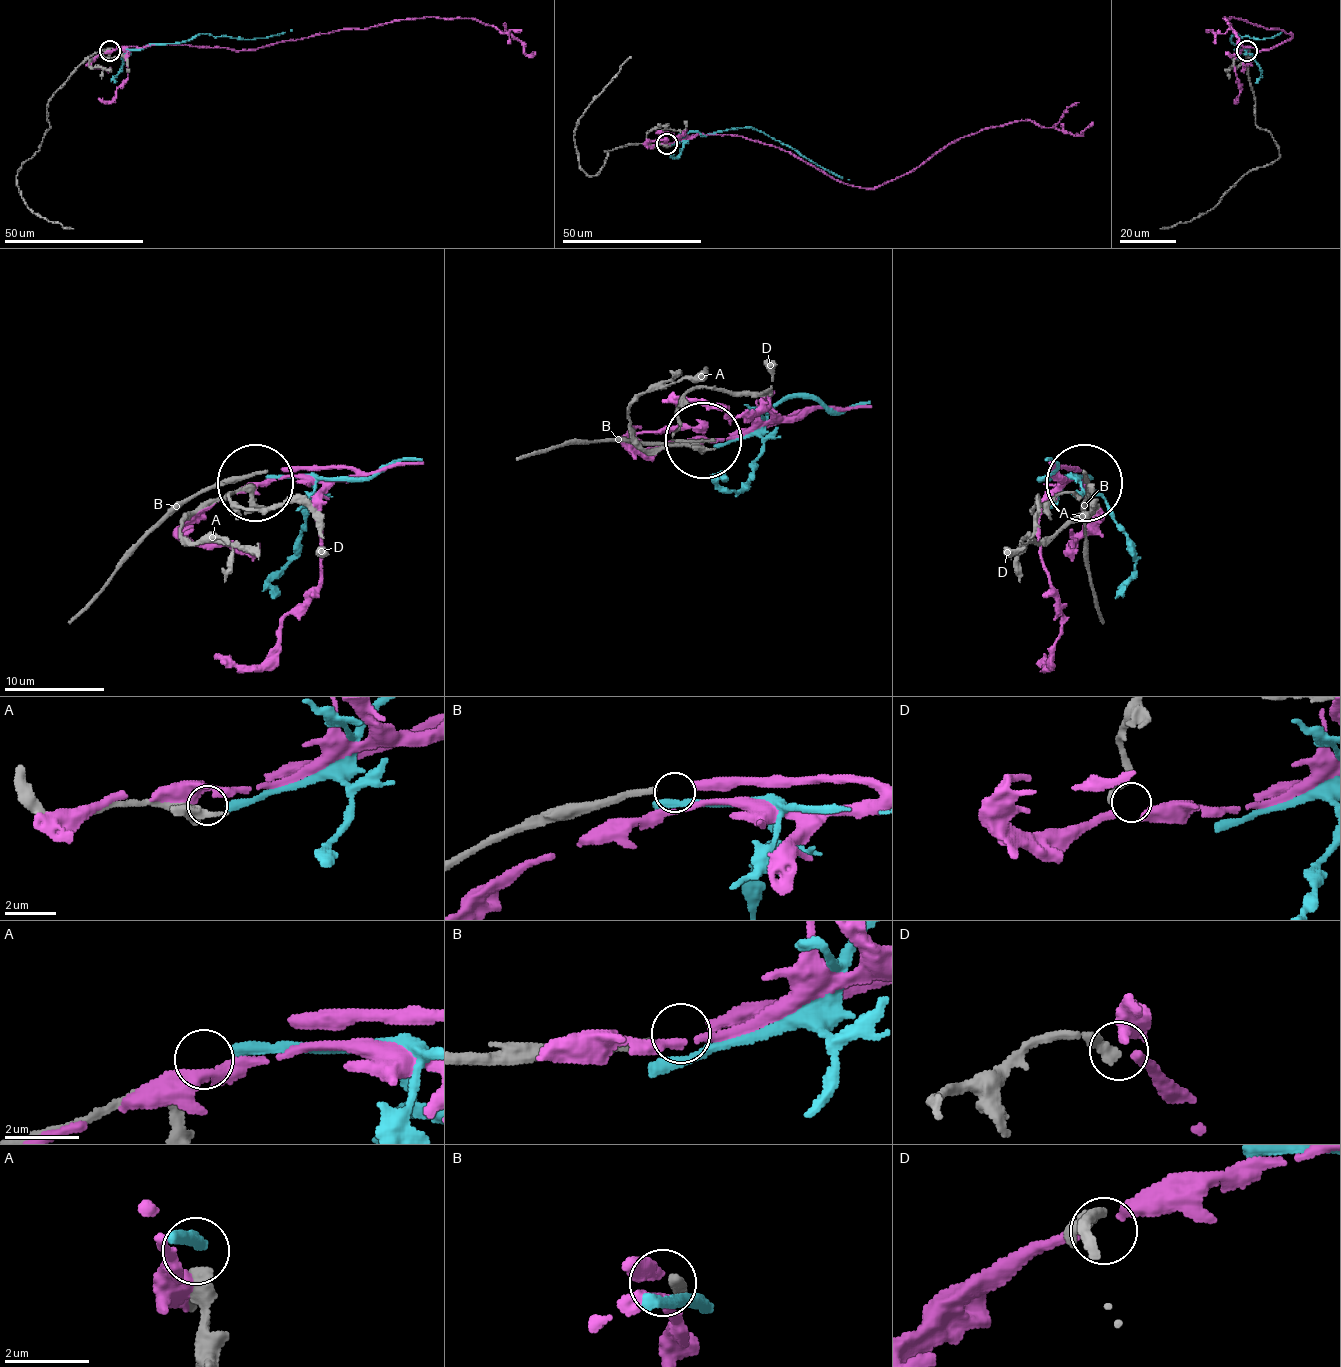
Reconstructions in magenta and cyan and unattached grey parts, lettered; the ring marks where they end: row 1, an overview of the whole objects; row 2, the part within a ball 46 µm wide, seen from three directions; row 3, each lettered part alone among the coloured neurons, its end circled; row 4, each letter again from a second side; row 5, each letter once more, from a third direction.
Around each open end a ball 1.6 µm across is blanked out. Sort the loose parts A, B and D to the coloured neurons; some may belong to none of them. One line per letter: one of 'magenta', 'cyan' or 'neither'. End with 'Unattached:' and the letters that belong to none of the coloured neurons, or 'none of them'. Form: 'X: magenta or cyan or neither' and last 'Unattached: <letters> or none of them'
A: cyan
B: magenta
D: neither
Unattached: D

